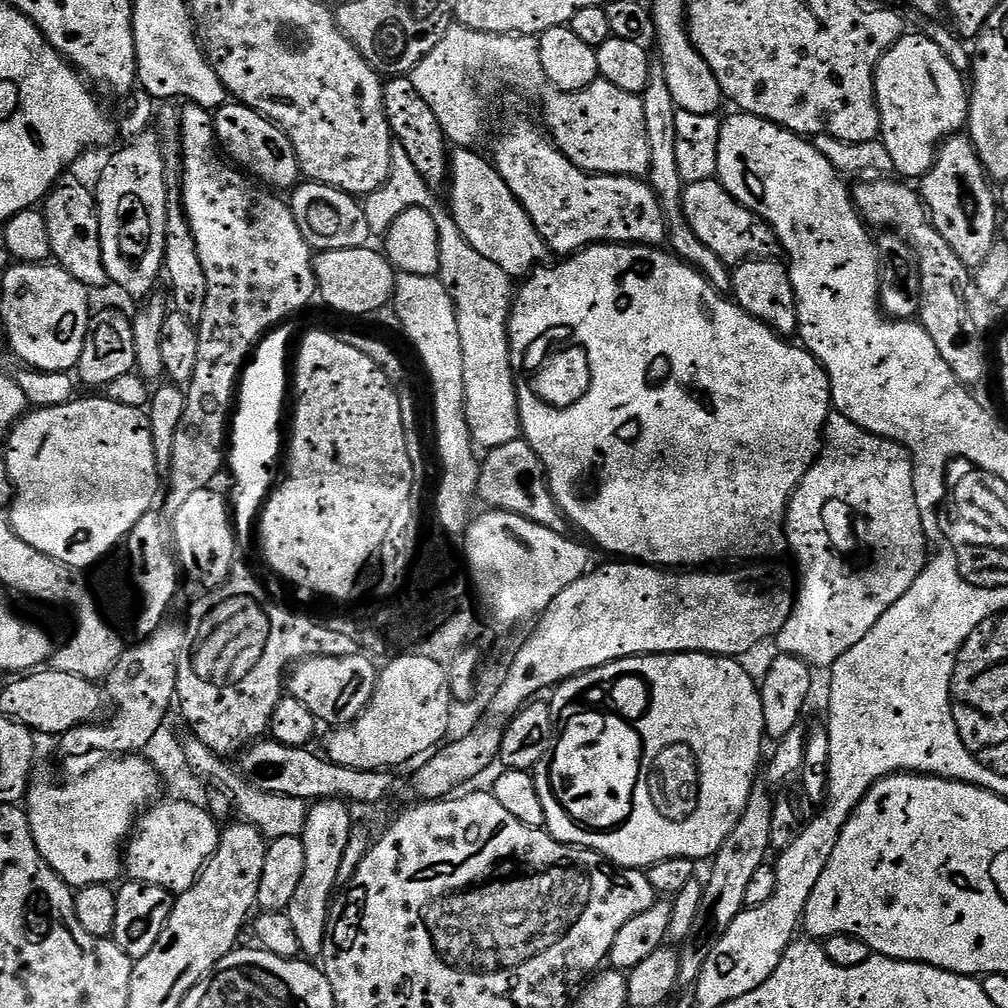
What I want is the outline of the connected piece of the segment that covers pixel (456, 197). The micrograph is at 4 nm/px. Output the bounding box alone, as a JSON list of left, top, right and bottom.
[450,148,538,277]

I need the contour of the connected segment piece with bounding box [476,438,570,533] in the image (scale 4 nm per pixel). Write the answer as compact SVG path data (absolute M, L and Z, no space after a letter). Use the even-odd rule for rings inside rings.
M523 438L506 442L506 446L487 449L483 453L476 494L481 501L484 499L488 503L485 505L489 509L513 512L538 526L546 526L555 532L569 531L570 525L548 489L544 467L527 440Z

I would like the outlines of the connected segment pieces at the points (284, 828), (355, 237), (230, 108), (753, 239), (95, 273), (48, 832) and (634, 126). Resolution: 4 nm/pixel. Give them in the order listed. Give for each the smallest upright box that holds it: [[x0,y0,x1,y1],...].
[[181,732,308,841],[290,181,372,252],[213,102,301,189],[683,179,777,266],[42,183,109,290],[26,754,162,890],[544,79,646,177]]

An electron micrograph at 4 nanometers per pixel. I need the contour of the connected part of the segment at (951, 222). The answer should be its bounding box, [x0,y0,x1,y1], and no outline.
[920,134,998,270]

